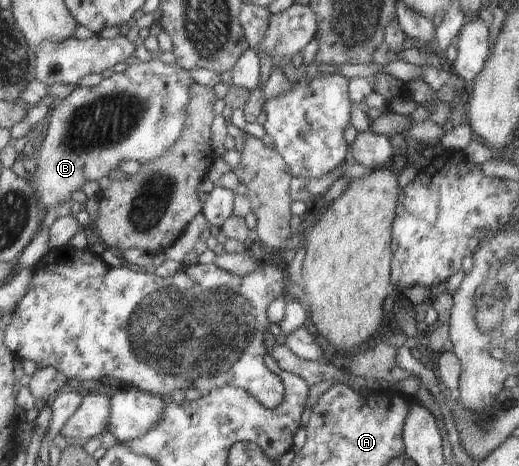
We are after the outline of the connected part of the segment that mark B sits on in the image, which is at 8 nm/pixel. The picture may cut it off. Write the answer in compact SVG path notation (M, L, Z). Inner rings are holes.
M160 60L132 63L124 72L114 73L93 87L76 87L62 100L58 100L50 113L50 124L44 141L38 152L36 171L27 175L32 192L38 198L38 204L45 211L64 202L72 202L72 194L81 190L86 182L98 182L104 176L116 173L116 166L124 160L134 160L148 164L164 156L170 146L182 134L186 112L190 104L190 86L195 82L190 72L180 68L177 63L168 65Z

